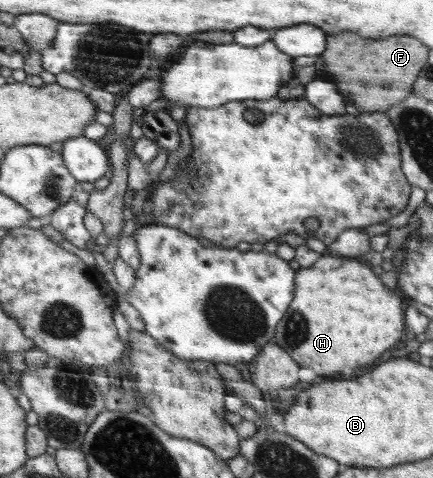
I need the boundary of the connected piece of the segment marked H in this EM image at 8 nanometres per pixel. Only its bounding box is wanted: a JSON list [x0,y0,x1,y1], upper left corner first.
[272,252,404,375]

